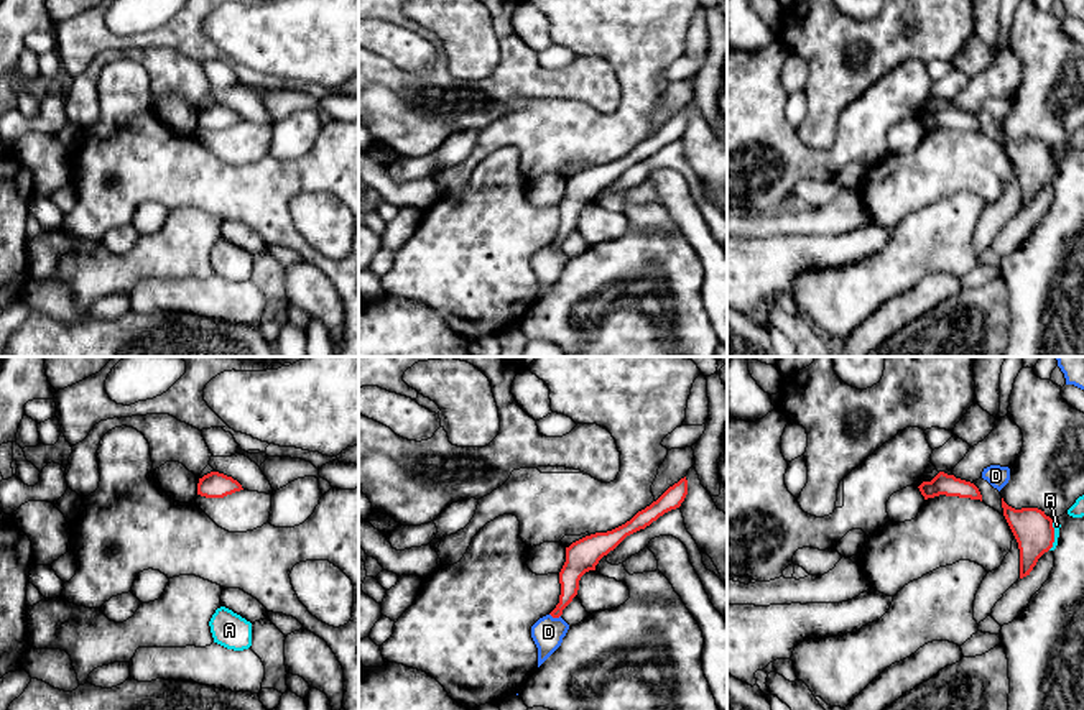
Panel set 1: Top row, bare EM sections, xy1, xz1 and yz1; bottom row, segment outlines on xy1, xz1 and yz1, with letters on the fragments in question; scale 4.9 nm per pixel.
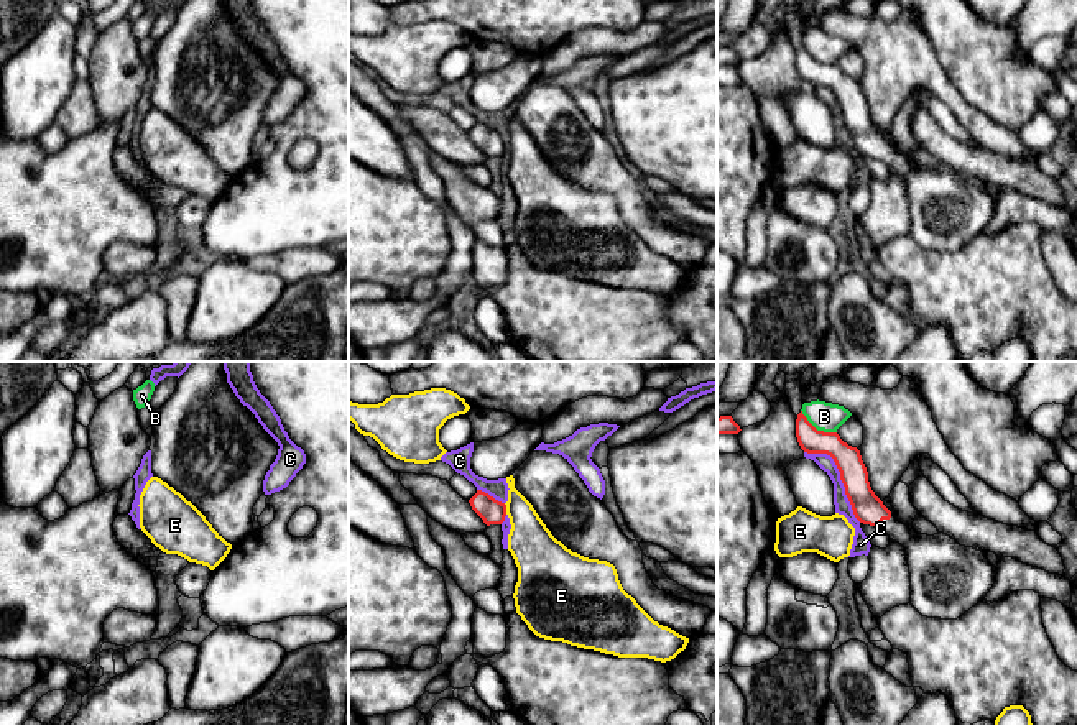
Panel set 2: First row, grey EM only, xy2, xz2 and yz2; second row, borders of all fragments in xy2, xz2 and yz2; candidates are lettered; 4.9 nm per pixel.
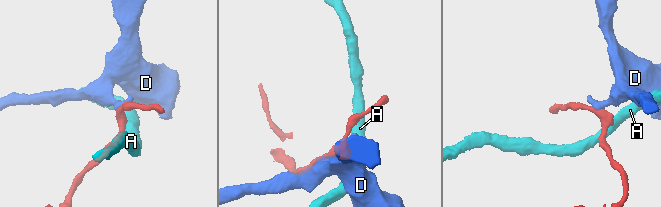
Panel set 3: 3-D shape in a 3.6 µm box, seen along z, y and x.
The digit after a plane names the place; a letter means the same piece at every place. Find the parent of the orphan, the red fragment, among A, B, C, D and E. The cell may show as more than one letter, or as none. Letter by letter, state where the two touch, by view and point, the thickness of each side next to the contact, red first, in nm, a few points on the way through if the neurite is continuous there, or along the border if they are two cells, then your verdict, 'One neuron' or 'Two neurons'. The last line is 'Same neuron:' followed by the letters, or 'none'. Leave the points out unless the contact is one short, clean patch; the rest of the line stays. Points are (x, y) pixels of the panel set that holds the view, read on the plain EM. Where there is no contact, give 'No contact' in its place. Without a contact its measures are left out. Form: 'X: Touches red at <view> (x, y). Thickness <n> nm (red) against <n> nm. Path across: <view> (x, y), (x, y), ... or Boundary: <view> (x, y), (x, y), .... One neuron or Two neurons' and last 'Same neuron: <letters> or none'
A: Touches red at yz1 (1053, 166). Thickness 190 nm (red) against 40 nm. Boundary: yz1 (1053, 152), (1053, 176), (1048, 181). Two neurons
B: Touches red at yz2 (816, 61). Thickness 130 nm (red) against 140 nm. Boundary: yz2 (801, 41), (818, 61), (836, 64). Two neurons
C: Touches red at yz2 (841, 109). Thickness 150 nm (red) against 80 nm. Two neurons
D: Touches red at xz1 (555, 248). Thickness 110 nm (red) against 150 nm. Boundary: xz1 (550, 245), (560, 248). Two neurons
E: Touches red at xz2 (505, 140). Thickness 120 nm (red) against 220 nm. Boundary: xz2 (503, 135), (507, 145). Two neurons
Same neuron: none

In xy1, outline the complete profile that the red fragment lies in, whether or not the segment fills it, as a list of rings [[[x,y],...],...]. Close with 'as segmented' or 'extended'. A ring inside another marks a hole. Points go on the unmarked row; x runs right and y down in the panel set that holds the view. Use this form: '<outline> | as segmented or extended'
[[[219,104],[204,107],[197,115],[197,127],[206,130],[224,130],[240,122],[243,120],[237,112]]] | as segmented

